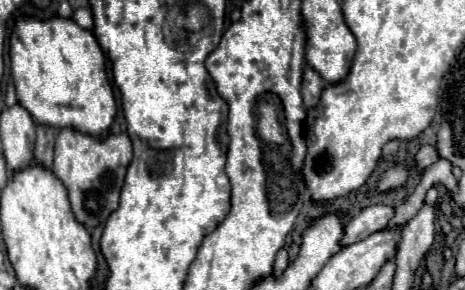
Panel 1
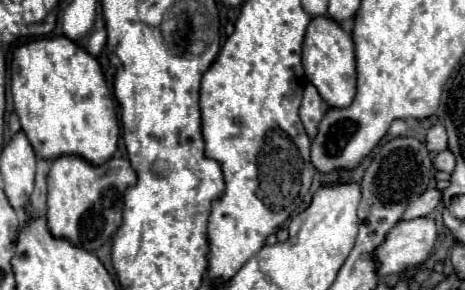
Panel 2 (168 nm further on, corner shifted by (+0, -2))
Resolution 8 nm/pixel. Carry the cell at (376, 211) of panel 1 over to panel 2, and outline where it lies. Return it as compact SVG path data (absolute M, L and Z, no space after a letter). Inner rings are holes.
M426 190L418 200L410 202L406 206L406 212L404 212L404 220L414 220L414 218L420 218L420 216L428 216L436 204L440 202L440 192L438 190Z

